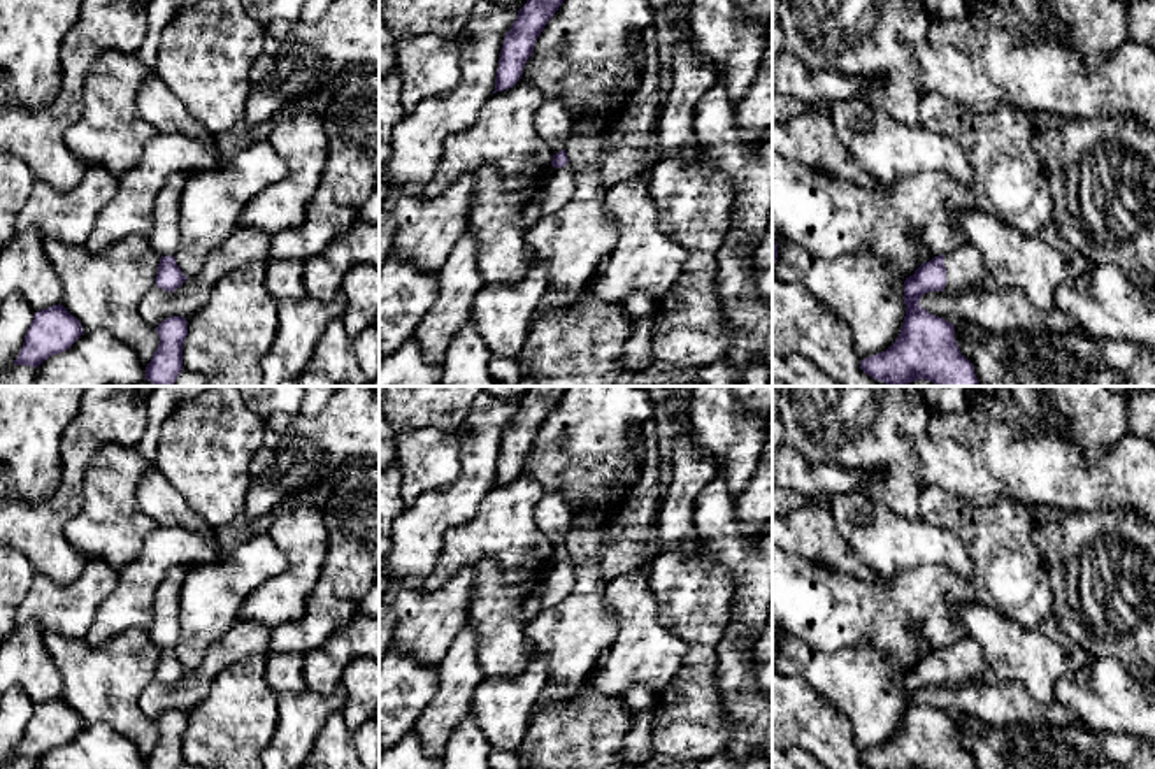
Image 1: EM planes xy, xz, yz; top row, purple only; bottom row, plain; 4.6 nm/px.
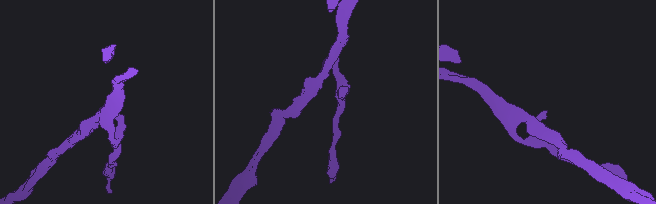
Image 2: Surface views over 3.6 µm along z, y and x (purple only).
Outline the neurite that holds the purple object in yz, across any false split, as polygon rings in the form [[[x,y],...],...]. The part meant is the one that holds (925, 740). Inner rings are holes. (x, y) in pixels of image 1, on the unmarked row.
[[[969,637],[934,650],[904,674],[906,709],[895,736],[860,755],[867,769],[976,769],[960,746],[955,718],[920,699],[929,685],[967,686],[994,678],[979,643]]]

